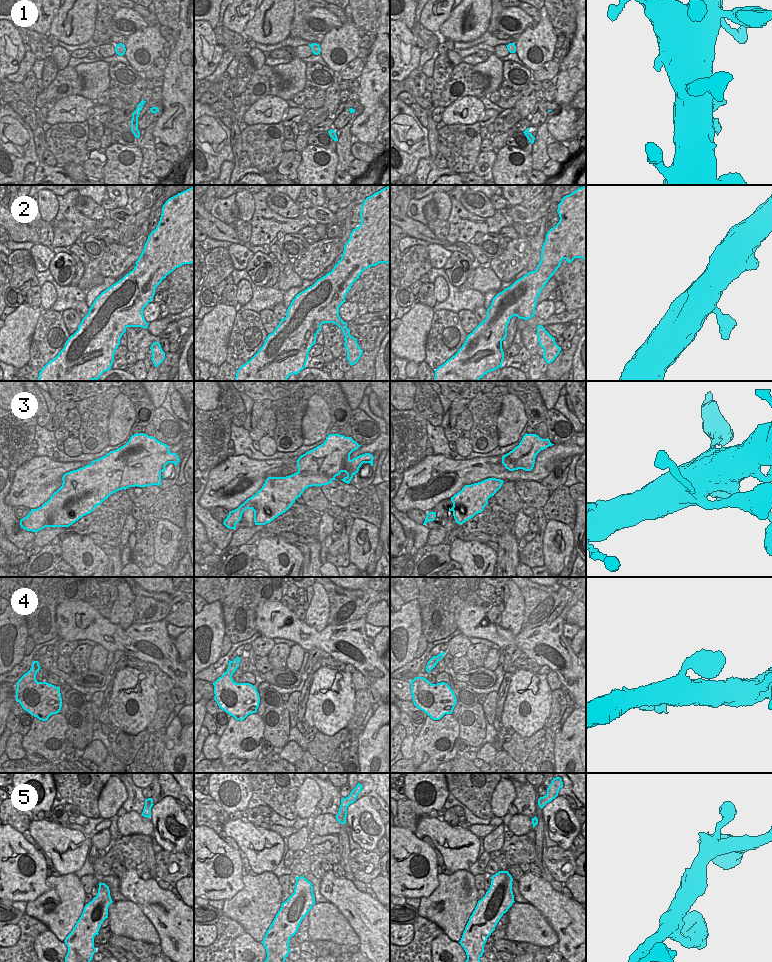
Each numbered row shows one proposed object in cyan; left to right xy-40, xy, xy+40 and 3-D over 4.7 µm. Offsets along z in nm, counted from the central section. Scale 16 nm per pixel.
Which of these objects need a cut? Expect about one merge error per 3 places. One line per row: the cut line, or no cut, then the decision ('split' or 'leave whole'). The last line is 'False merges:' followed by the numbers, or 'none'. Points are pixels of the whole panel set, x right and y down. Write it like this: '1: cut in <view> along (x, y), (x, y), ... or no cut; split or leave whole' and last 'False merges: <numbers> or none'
1: no cut; leave whole
2: no cut; leave whole
3: no cut; leave whole
4: no cut; leave whole
5: no cut; leave whole
False merges: none

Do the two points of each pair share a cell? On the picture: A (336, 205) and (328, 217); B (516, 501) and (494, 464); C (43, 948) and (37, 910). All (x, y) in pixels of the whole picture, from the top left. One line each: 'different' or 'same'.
A: different
B: different
C: different

